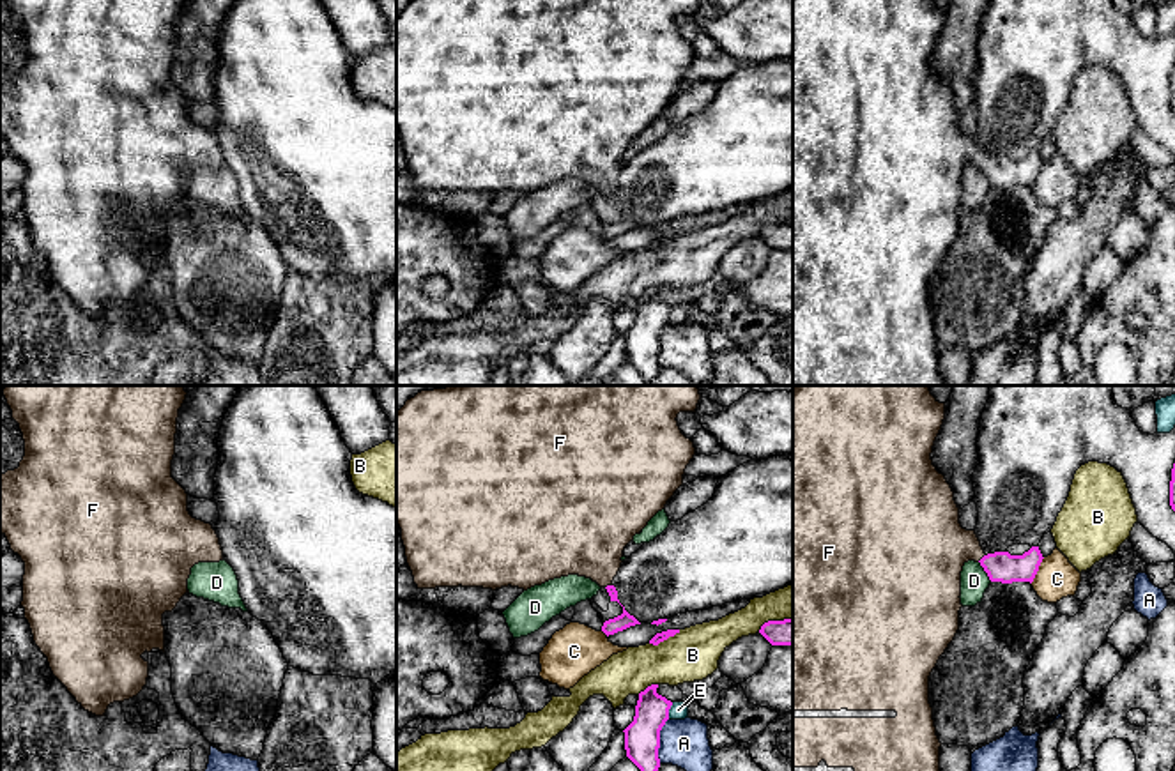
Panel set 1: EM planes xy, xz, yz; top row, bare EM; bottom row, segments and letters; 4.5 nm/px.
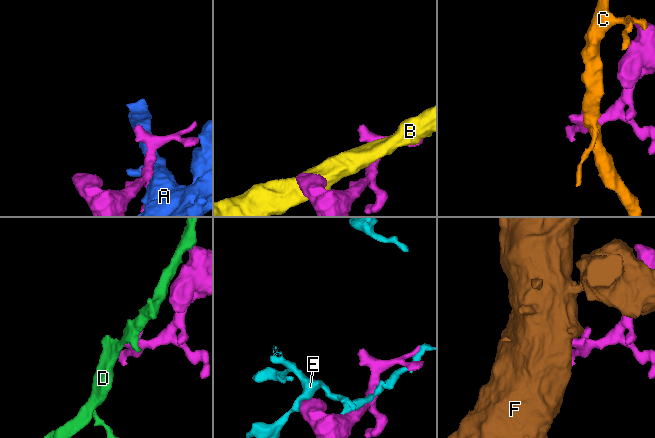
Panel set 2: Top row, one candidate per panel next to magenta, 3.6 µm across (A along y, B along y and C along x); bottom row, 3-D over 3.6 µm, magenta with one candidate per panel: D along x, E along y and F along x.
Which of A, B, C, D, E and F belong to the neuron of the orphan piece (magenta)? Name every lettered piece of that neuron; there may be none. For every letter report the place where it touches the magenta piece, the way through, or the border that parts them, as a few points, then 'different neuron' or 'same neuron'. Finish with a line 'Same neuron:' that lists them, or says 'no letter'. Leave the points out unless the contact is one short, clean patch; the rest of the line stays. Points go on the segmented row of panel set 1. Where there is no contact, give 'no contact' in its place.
A: xz (659, 741) | different neuron
B: xz (664, 639) | different neuron
C: yz (1037, 570) | different neuron
D: yz (984, 570) | along yz (979, 561), (991, 580) | different neuron
E: xz (668, 711) | different neuron
F: yz (983, 557) | across yz (1000, 566), (983, 557), (967, 547), (929, 547) | same neuron
Same neuron: F

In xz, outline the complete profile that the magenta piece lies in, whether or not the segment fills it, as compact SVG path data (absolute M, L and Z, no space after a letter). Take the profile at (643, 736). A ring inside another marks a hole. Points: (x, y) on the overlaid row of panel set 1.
M658 684L639 693L634 721L623 730L626 757L641 771L658 771L660 730L669 720L671 700L657 693Z

